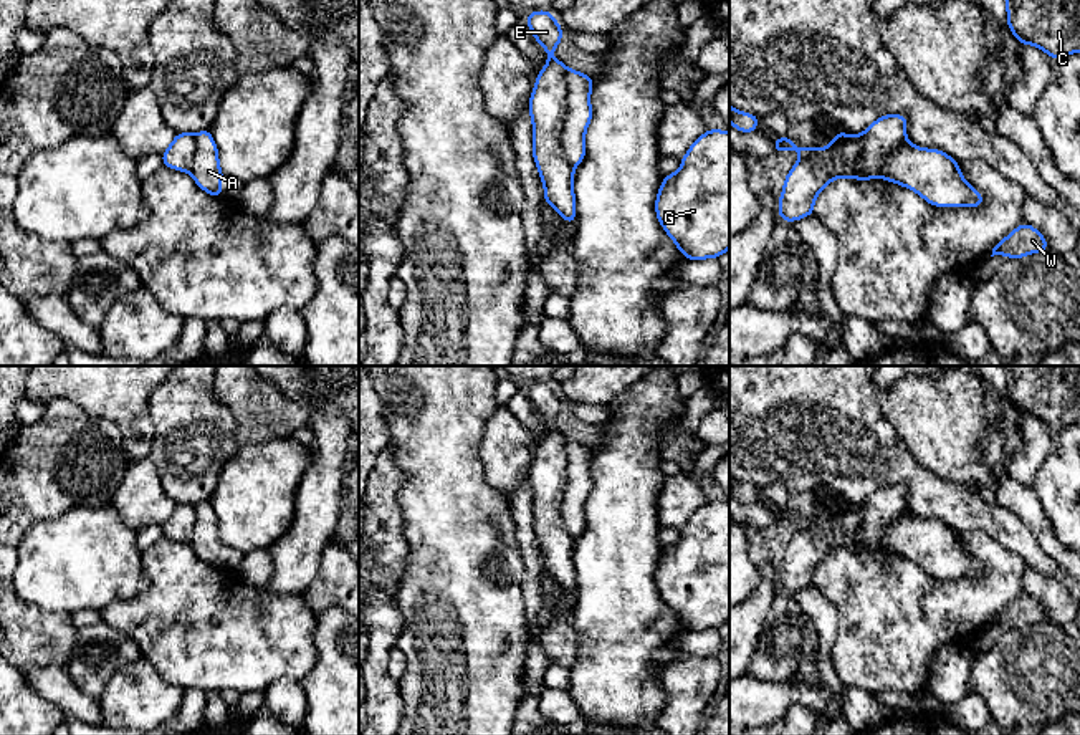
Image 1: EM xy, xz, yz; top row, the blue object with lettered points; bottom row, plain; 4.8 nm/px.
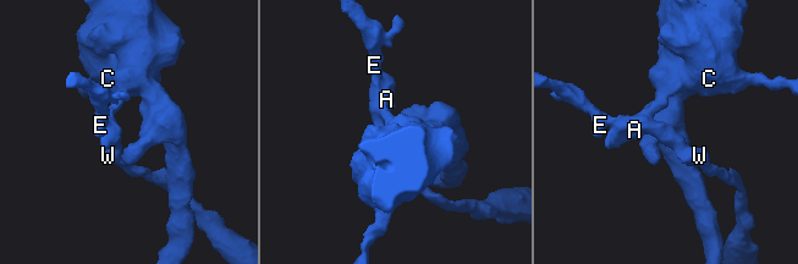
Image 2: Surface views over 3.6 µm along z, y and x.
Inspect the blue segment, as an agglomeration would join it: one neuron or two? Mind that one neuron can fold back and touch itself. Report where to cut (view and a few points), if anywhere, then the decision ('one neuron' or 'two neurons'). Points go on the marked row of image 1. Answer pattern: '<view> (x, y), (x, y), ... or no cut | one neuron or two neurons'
xz (563, 67), (566, 120), (559, 143), (574, 166) | two neurons

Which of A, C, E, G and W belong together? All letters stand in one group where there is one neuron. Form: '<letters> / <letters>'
A C G / E W

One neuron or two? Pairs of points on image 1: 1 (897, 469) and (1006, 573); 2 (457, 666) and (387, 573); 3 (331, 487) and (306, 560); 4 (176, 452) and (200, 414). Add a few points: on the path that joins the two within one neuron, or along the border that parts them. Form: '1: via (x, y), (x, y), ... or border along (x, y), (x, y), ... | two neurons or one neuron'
1: border along (960, 532), (984, 530), (999, 543) | two neurons
2: border along (407, 548), (404, 573), (396, 596) | two neurons
3: via (318, 505), (315, 525), (306, 542) | one neuron
4: via (186, 442), (194, 434), (194, 424) | one neuron

